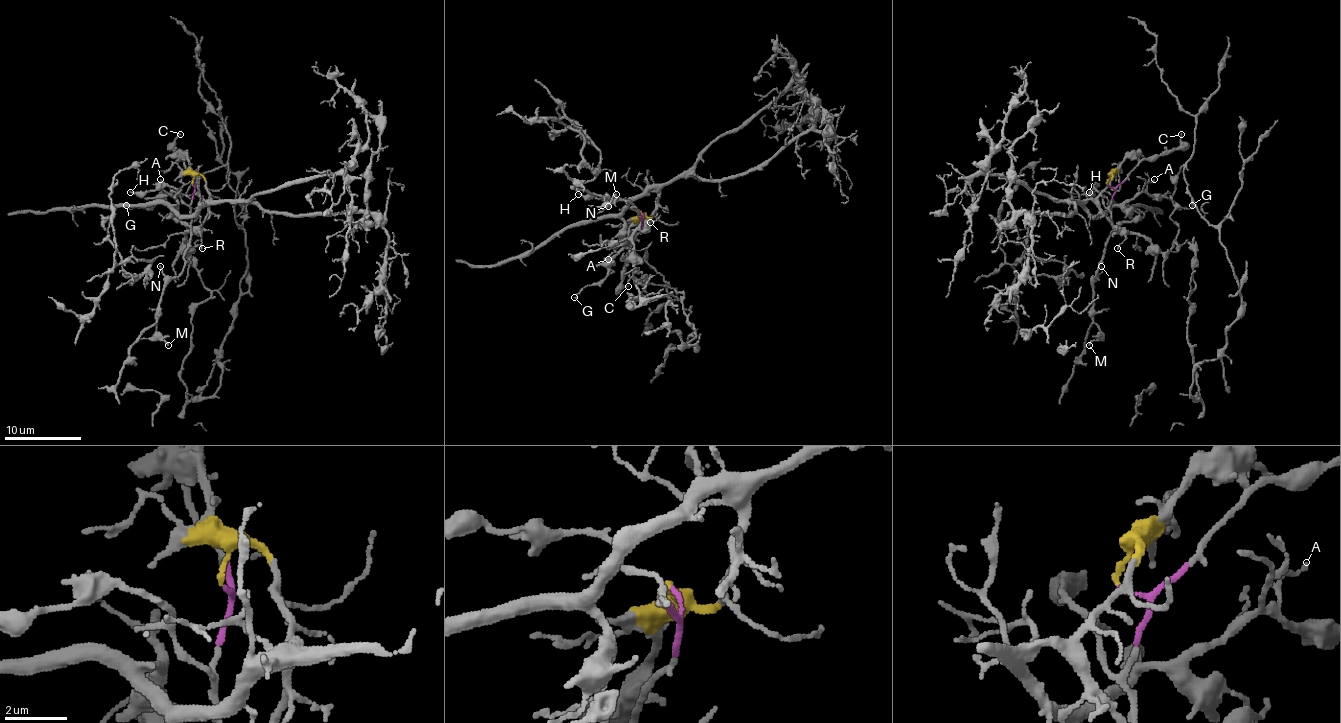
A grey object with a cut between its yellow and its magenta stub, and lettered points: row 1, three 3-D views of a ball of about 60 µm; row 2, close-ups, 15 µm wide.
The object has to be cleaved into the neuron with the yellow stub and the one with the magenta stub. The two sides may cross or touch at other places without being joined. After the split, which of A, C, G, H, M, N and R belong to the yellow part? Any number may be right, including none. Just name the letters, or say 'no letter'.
A, G, R

